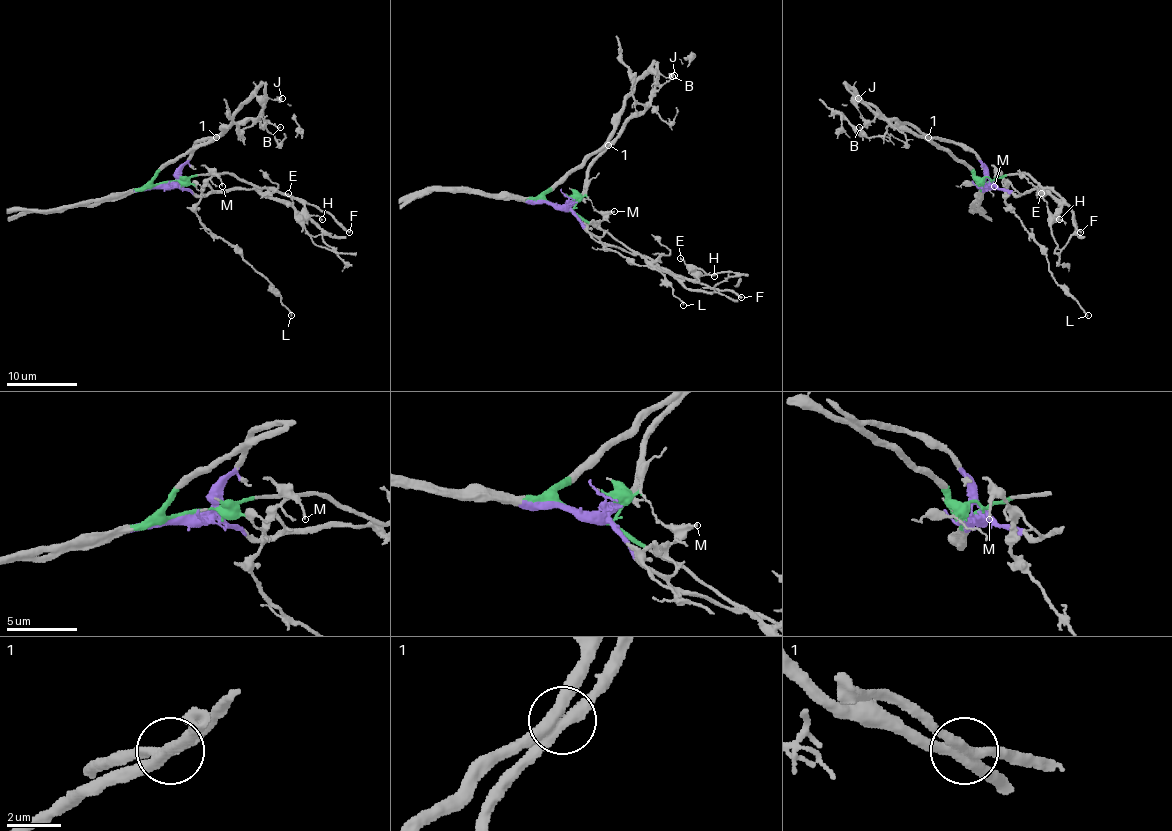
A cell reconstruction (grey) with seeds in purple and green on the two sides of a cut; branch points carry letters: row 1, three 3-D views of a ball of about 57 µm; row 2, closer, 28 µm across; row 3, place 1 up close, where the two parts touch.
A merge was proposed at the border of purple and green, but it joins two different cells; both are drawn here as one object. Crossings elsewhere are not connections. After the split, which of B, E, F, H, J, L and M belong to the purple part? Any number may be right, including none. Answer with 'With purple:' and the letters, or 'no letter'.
With purple: B, J, L, M

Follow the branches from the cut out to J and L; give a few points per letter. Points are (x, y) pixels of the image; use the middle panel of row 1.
J: (560, 206), (567, 207), (584, 190), (591, 161), (637, 116), (650, 100), (650, 93), (660, 75), (674, 75)
L: (560, 206), (600, 236), (604, 232), (595, 223), (588, 232), (605, 248), (655, 267), (683, 304)

